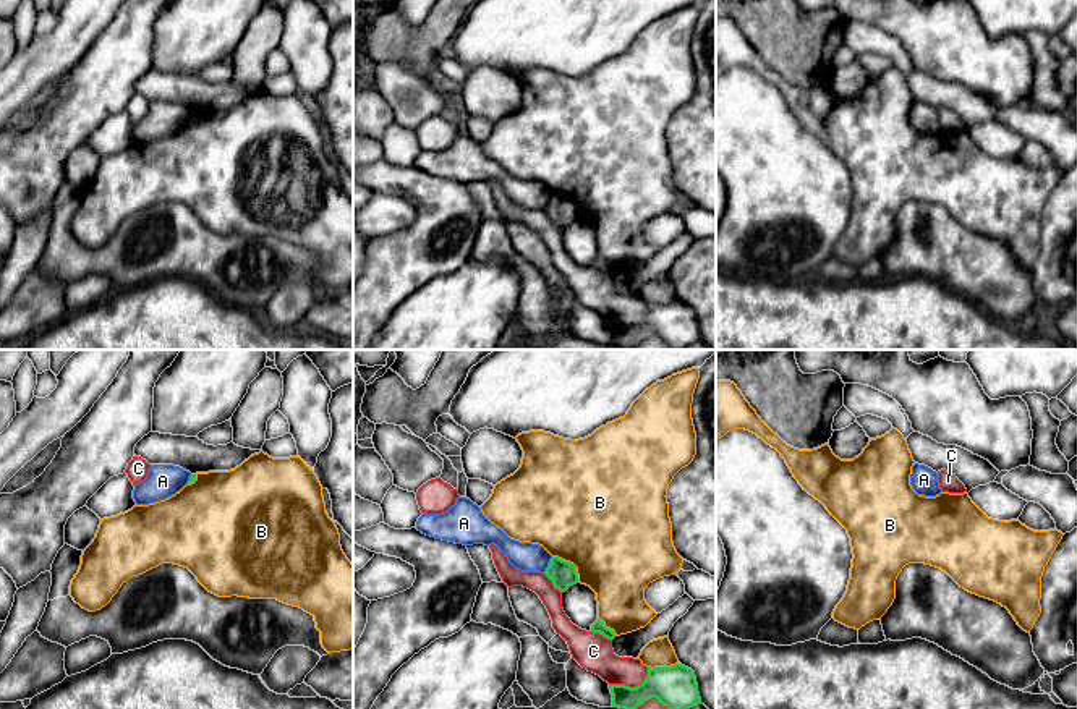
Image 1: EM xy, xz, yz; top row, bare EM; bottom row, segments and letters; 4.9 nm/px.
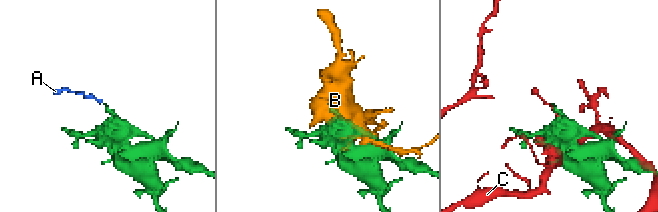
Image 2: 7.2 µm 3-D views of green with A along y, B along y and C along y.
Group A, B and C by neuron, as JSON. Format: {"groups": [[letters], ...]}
{"groups": [["A"], ["B"], ["C"]]}

